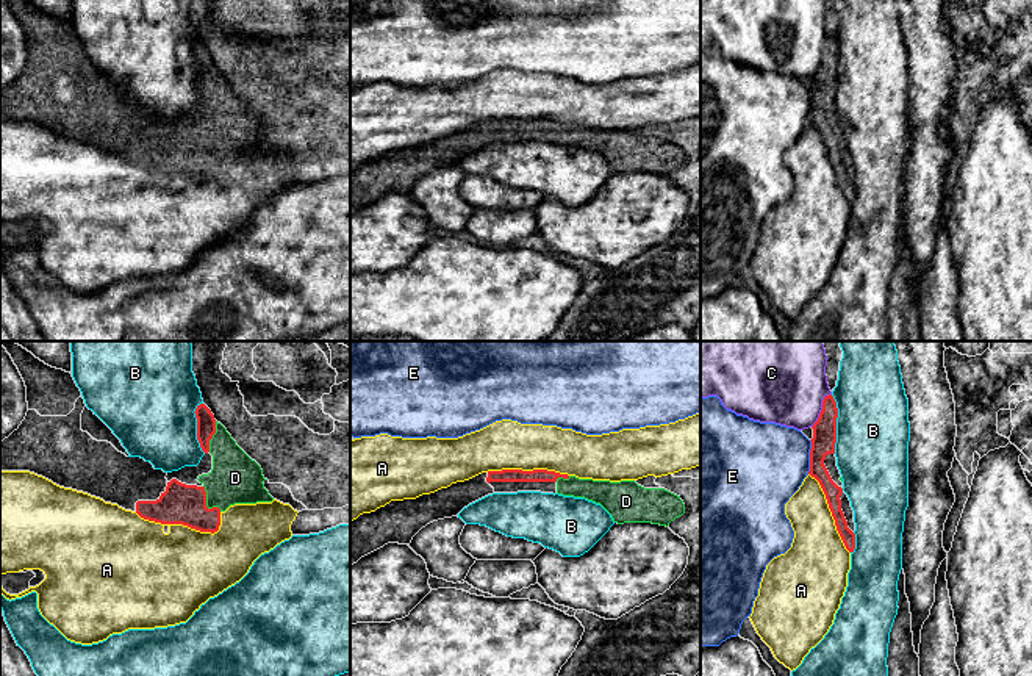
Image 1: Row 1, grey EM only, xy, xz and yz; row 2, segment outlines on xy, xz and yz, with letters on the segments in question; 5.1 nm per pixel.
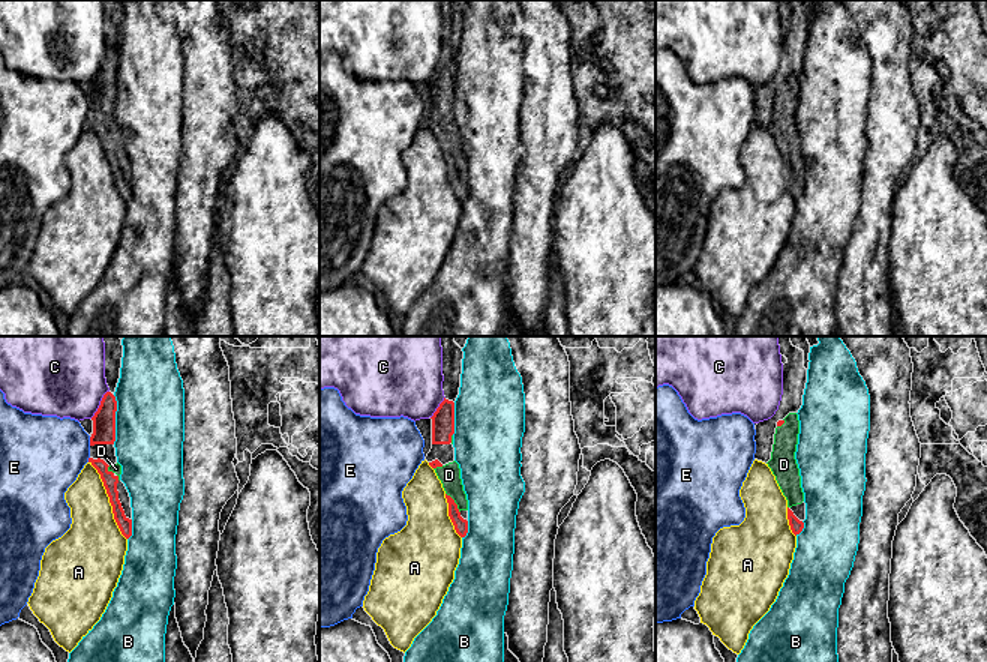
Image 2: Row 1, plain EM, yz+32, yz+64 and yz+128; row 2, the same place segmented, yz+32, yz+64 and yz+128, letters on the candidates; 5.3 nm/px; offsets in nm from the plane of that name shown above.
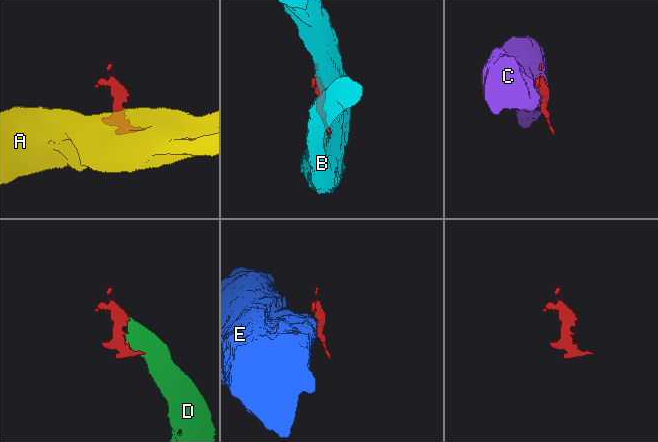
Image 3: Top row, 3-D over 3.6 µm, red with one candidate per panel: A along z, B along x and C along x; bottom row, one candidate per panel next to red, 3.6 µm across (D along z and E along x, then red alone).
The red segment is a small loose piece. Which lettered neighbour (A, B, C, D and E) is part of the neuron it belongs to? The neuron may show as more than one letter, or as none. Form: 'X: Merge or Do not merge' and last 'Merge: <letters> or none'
A: Do not merge
B: Do not merge
C: Do not merge
D: Merge
E: Do not merge
Merge: D

